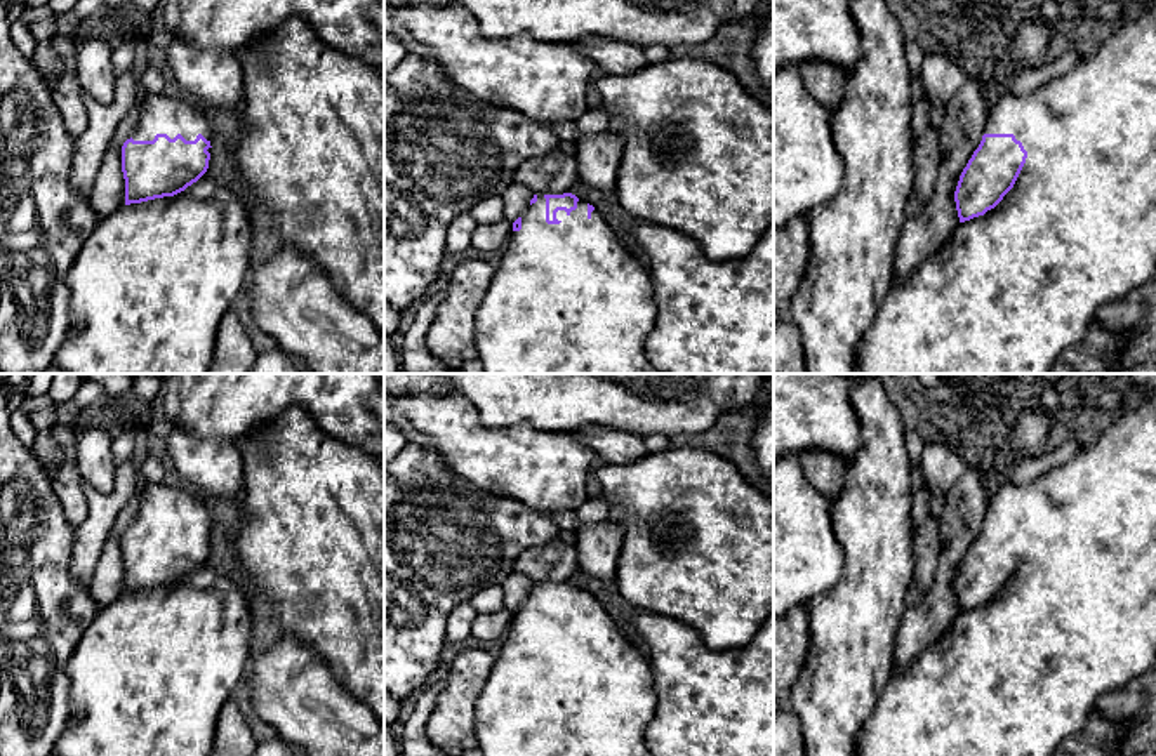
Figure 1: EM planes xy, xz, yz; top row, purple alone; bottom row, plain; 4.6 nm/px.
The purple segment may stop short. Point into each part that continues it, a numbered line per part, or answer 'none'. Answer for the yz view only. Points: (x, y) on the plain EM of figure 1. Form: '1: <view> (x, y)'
1: yz (1019, 675)

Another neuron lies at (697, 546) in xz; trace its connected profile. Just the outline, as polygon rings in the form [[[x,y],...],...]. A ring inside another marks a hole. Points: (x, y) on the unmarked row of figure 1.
[[[701,448],[647,452],[629,464],[593,468],[608,518],[624,528],[615,584],[636,610],[690,624],[711,650],[746,647],[774,613],[774,501],[753,488],[727,459]]]

